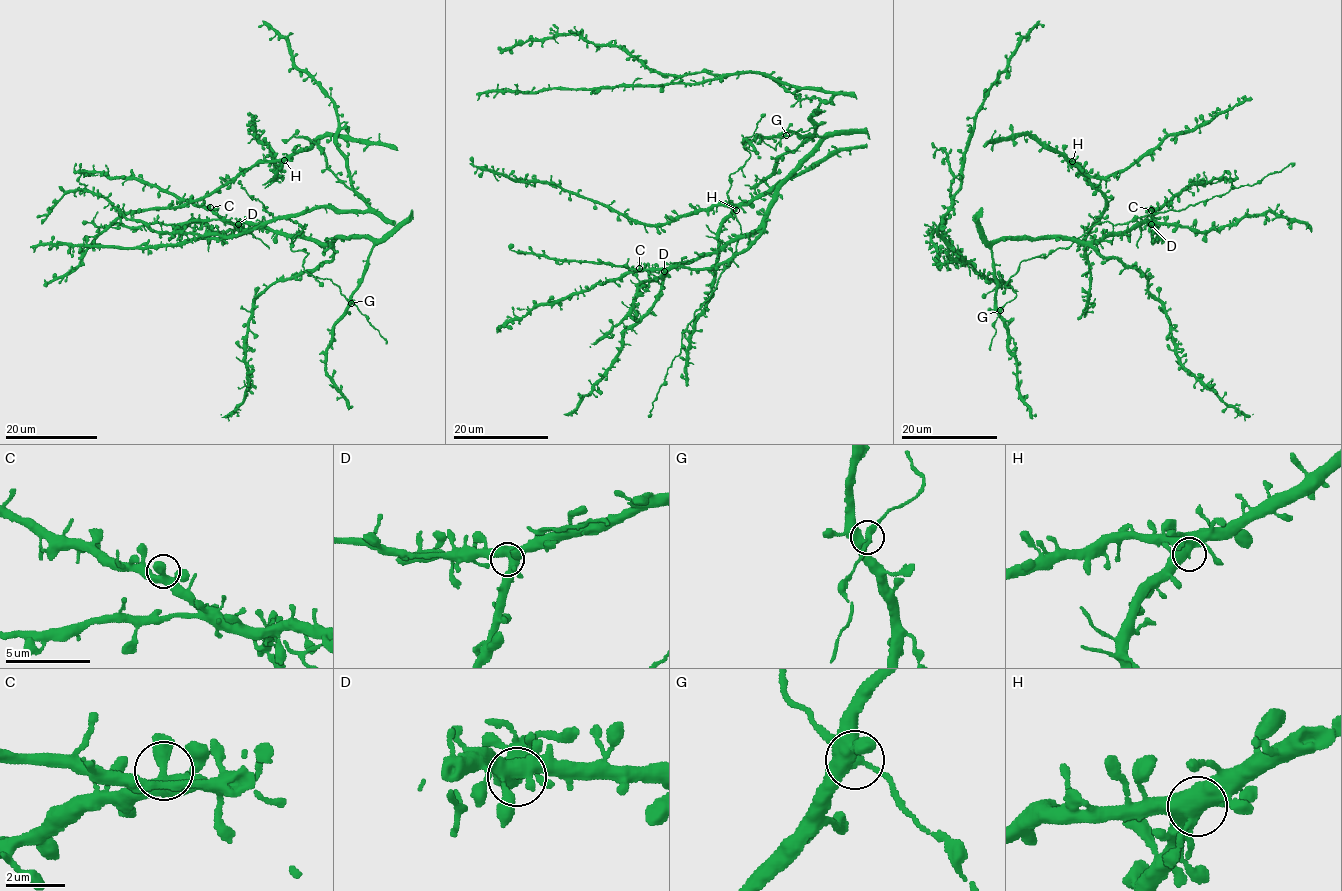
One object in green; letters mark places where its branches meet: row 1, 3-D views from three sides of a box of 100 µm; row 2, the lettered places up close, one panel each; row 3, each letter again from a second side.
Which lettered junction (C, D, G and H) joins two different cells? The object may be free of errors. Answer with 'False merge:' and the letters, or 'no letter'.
False merge: no letter

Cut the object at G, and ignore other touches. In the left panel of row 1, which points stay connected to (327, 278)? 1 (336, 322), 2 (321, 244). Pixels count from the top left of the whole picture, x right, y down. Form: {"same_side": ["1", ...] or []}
{"same_side": []}

